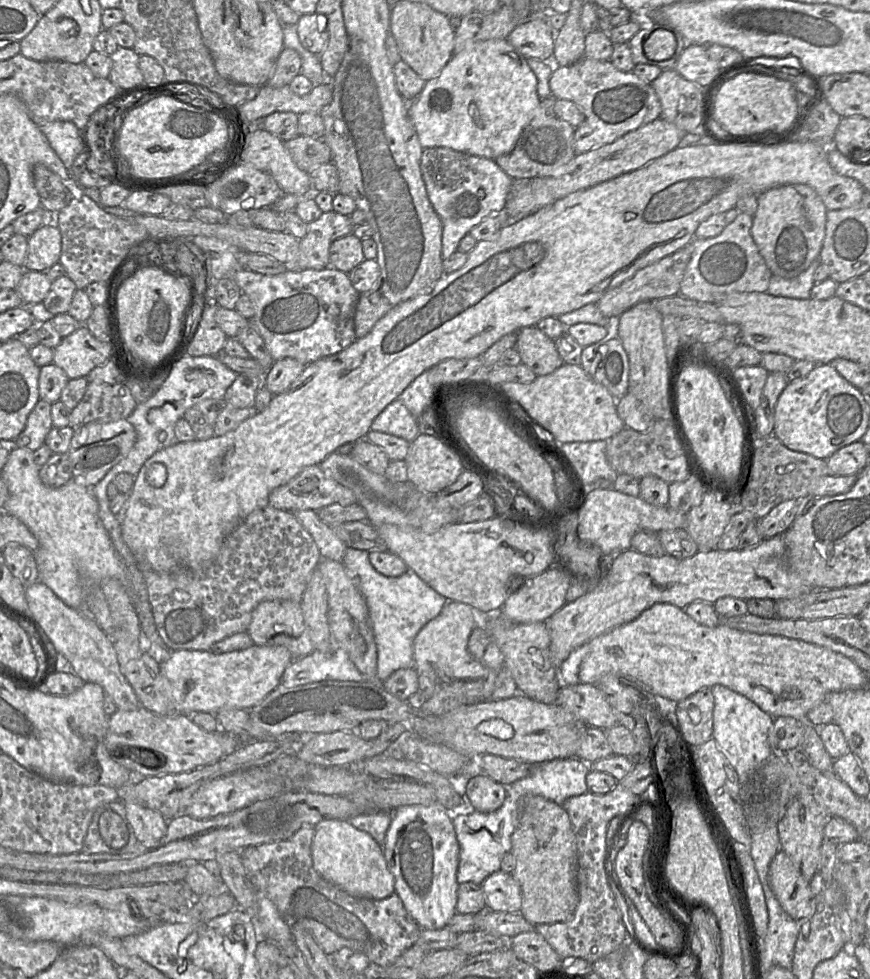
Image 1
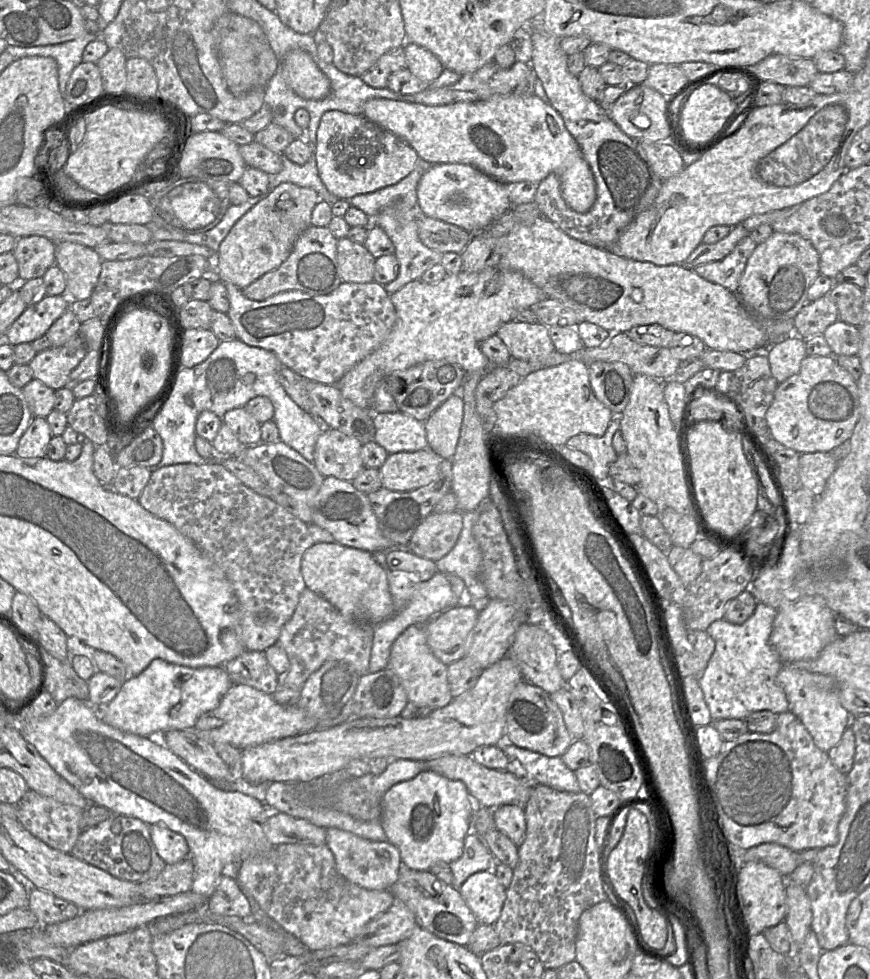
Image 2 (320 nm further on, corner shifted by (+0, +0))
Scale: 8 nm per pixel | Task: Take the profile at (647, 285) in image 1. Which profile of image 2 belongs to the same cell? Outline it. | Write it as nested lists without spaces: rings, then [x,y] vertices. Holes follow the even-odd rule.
[[[741,224],[734,226],[726,237],[716,243],[705,244],[701,242],[687,257],[684,263],[677,264],[683,264],[693,269],[702,264],[722,260],[747,235],[749,235],[749,231]]]

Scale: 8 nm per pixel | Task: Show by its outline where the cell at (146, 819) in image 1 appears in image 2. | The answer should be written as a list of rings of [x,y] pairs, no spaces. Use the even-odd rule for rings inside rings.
[[[149,826],[151,840],[160,858],[166,864],[174,864],[188,857],[189,847],[185,838],[165,826]]]

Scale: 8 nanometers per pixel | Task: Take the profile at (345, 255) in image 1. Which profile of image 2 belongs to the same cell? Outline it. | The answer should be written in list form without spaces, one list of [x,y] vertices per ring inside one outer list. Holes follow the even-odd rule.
[[[347,237],[338,239],[337,263],[343,282],[373,282],[375,260],[363,244],[353,242]]]

